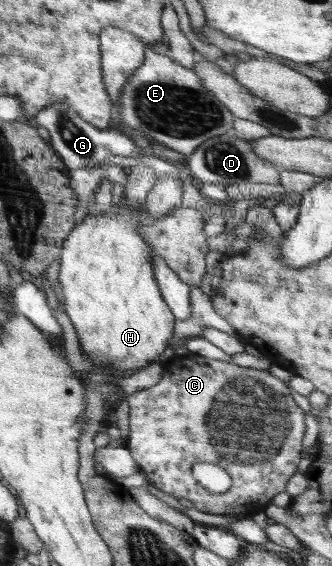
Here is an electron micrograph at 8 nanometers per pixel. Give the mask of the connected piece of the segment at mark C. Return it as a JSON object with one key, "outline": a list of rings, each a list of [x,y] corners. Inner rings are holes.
{"outline":[[[188,352],[184,358],[180,356],[174,356],[166,365],[164,373],[160,381],[147,389],[141,389],[135,393],[126,395],[125,400],[128,402],[129,407],[129,422],[130,432],[127,440],[127,448],[130,450],[133,460],[137,463],[139,470],[147,474],[147,481],[150,487],[157,494],[165,496],[165,498],[173,501],[180,498],[186,498],[193,502],[193,506],[201,512],[208,512],[209,514],[223,514],[223,515],[243,515],[245,518],[252,518],[254,514],[265,511],[265,507],[271,504],[273,497],[285,490],[286,482],[289,477],[297,471],[297,465],[301,460],[302,444],[306,427],[304,423],[304,411],[301,409],[289,392],[289,388],[285,385],[285,381],[282,381],[269,373],[269,370],[258,370],[255,368],[245,368],[236,365],[234,362],[225,362],[223,360],[215,360],[214,358],[207,358],[206,356],[198,355],[197,353]],[[239,378],[239,400],[231,400],[237,392],[235,390],[235,382]],[[200,462],[209,462],[221,466],[227,474],[232,478],[232,485],[225,491],[220,493],[209,492],[206,488],[203,488],[195,480],[195,477],[191,474],[191,468],[194,464]]]}

